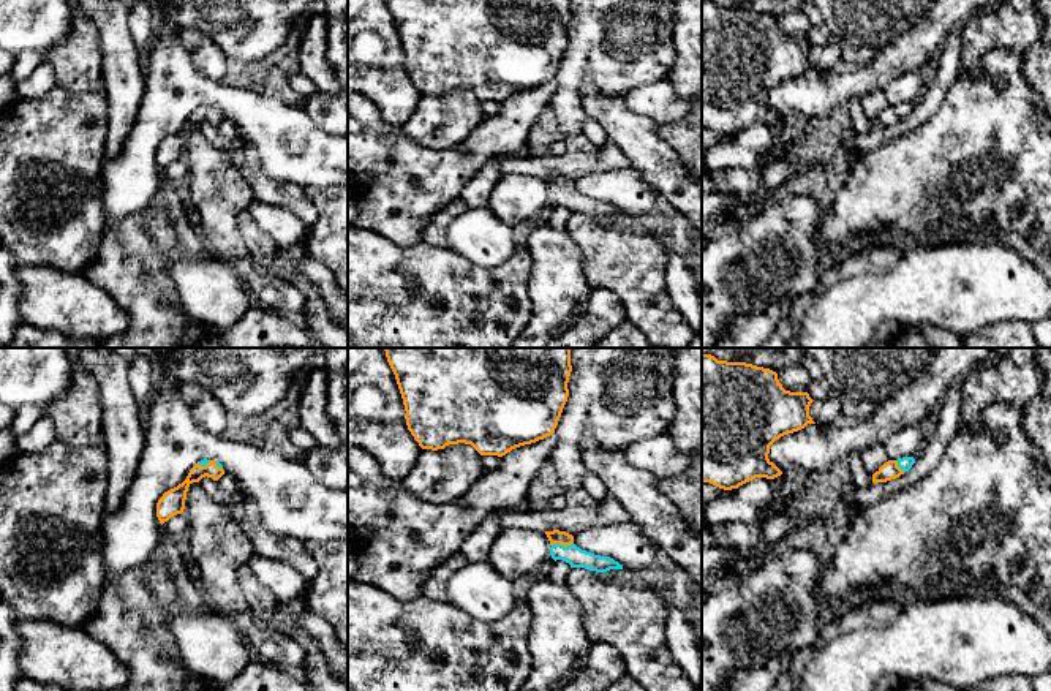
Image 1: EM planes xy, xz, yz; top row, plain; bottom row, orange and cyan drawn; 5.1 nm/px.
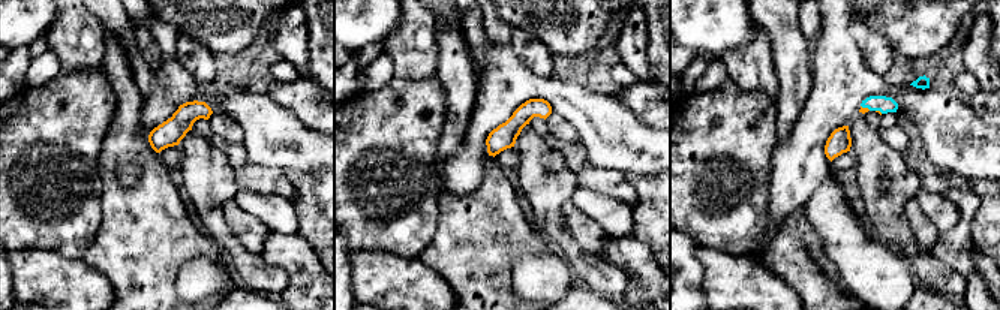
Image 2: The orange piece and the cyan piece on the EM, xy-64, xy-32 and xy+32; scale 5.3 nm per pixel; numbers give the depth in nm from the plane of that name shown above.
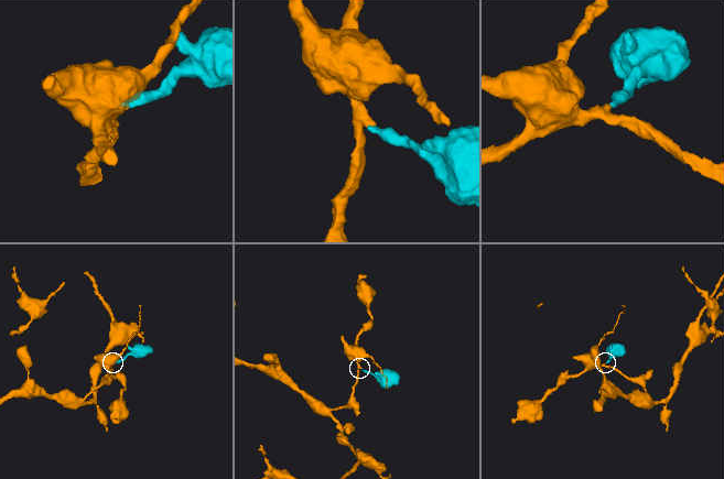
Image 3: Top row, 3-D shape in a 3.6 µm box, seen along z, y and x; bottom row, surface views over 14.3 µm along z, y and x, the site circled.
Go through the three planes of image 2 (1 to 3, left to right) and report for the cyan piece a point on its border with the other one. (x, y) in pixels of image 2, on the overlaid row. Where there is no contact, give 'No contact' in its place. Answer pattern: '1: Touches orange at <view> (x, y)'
1: No contact
2: No contact
3: Touches orange at xy+32 (865, 108)

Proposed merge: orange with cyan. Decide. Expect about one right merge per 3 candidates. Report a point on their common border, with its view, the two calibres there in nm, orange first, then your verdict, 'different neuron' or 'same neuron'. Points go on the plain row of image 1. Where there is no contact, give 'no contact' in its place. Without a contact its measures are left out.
xz (561, 190) | 70/100 nm | same neuron

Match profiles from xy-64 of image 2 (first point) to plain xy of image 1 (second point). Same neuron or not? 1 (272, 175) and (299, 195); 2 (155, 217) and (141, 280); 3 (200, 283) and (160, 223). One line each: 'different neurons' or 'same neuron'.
1: same neuron
2: same neuron
3: same neuron

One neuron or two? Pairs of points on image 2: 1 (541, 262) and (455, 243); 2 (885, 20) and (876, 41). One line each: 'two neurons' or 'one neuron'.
1: two neurons
2: two neurons

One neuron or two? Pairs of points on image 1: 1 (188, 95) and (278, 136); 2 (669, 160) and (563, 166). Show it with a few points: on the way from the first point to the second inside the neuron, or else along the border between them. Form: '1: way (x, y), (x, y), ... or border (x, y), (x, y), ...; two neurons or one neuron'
1: way (210, 95), (228, 98), (256, 116); one neuron
2: border (609, 138), (631, 165); two neurons

